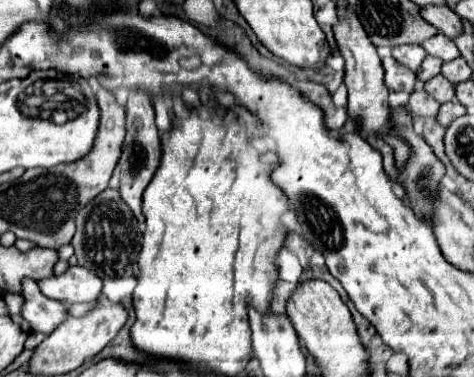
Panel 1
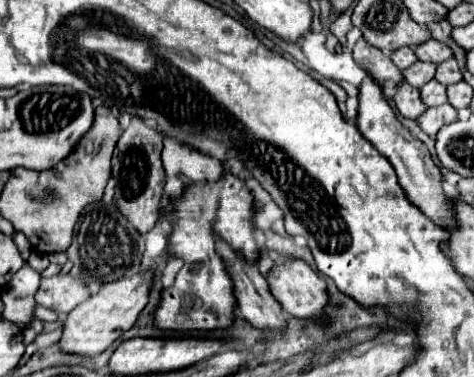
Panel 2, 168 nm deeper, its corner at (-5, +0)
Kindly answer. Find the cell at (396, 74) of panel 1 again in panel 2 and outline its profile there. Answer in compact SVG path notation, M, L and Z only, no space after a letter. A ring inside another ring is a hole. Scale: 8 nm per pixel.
M364 39L356 43L354 59L362 69L368 69L368 73L386 89L396 89L402 83L402 71L392 63L392 59L380 49L366 45Z

